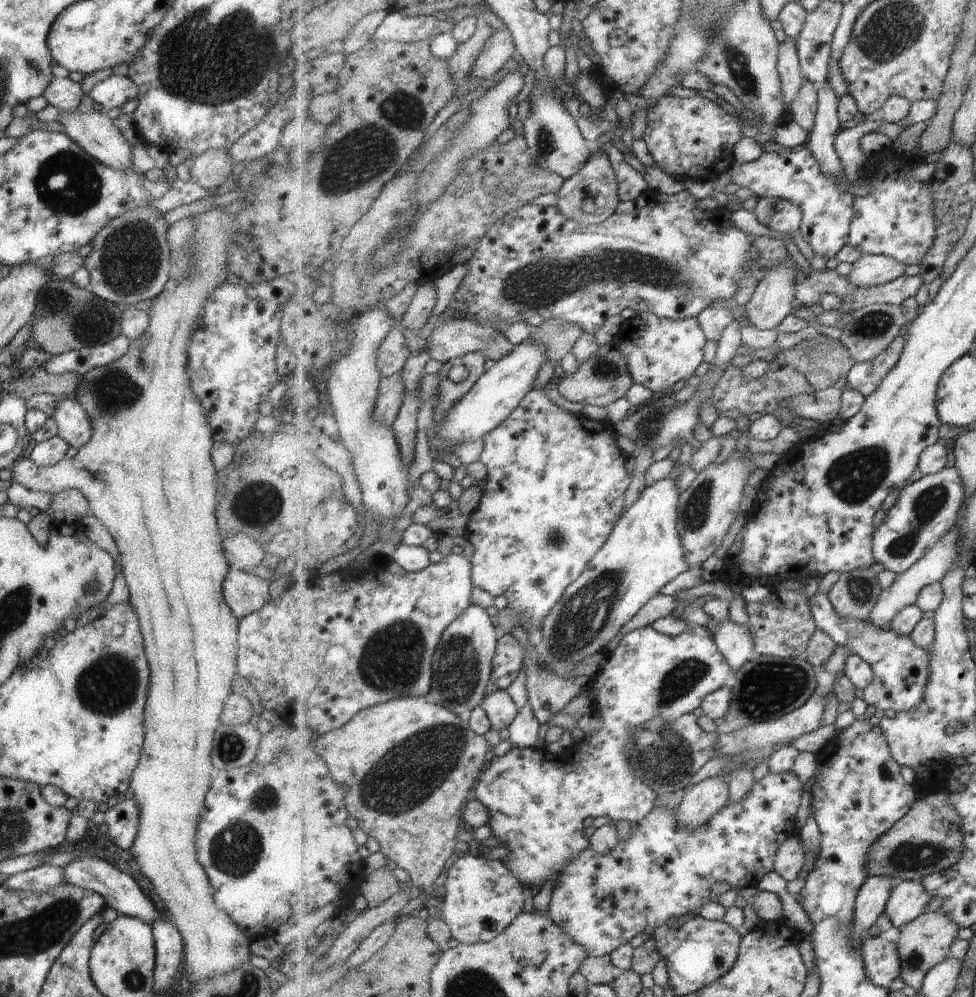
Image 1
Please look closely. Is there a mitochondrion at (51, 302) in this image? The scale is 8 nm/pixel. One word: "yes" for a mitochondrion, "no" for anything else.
yes

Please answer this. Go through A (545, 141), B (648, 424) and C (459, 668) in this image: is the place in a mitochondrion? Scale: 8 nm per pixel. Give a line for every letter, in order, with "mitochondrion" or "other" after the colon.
A: mitochondrion
B: mitochondrion
C: mitochondrion

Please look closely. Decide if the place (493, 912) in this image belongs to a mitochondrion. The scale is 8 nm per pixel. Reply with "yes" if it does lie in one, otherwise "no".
no

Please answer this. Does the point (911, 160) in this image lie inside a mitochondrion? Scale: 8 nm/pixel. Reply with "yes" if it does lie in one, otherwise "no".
no

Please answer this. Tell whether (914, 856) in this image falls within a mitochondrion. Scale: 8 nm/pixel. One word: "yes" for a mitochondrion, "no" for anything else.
yes

